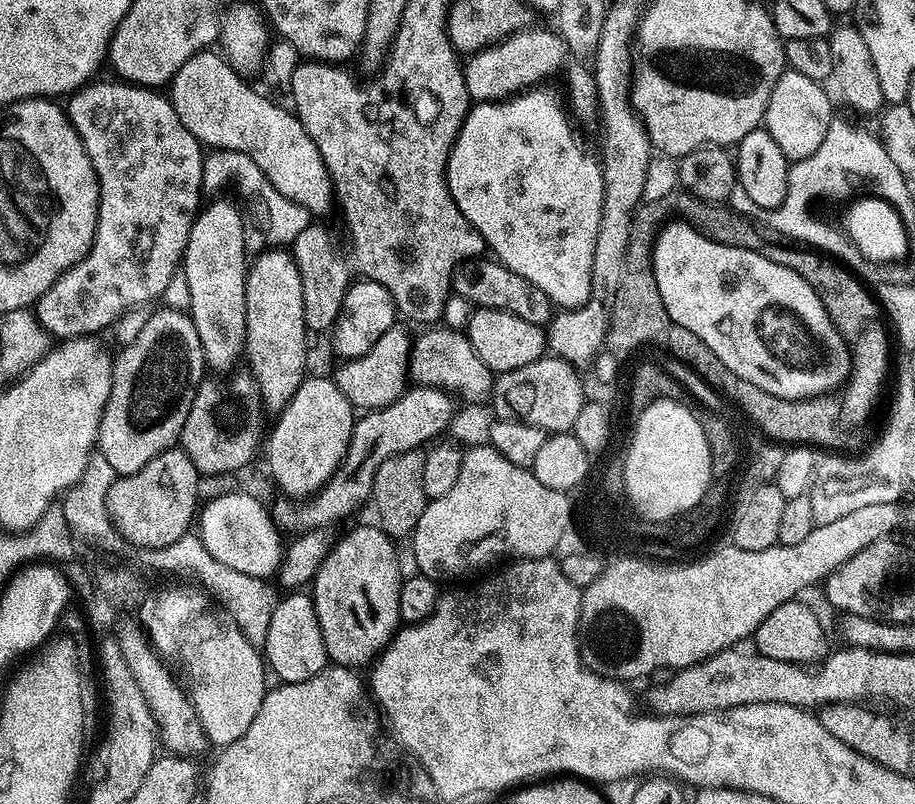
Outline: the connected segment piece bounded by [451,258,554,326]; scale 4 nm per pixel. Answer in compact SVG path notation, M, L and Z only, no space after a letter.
M473 258L463 260L457 264L452 272L451 291L469 301L472 306L478 308L493 308L494 310L506 310L510 314L518 314L518 318L526 318L526 322L534 322L541 326L547 326L554 315L552 299L534 282L522 278L522 274L514 274L505 264L495 258Z

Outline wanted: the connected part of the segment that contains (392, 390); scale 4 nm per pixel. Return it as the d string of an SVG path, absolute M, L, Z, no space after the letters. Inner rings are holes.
M401 326L386 330L366 354L353 360L344 360L336 368L334 379L338 390L352 403L353 409L371 410L390 406L409 387L408 355L412 352L413 337Z

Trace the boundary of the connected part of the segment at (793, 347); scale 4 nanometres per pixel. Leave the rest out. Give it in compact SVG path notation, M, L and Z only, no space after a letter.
M672 218L656 235L652 254L653 274L666 314L673 325L687 328L706 342L726 370L778 398L801 400L807 396L835 393L852 370L849 341L834 326L814 294L810 282L790 266L770 261L761 251L712 241L683 218Z

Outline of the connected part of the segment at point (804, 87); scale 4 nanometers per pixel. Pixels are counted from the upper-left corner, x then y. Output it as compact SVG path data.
M786 70L780 75L770 94L762 127L768 131L770 138L774 138L774 142L778 142L782 154L786 154L789 162L810 158L810 154L814 154L814 150L822 146L826 130L830 130L834 113L832 113L832 100L824 88L827 87L821 81Z

